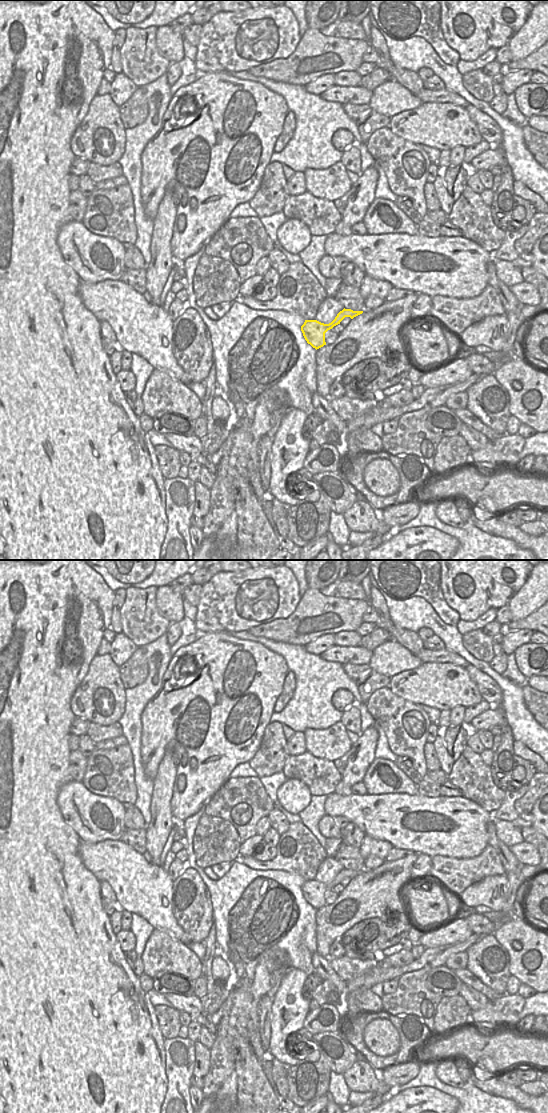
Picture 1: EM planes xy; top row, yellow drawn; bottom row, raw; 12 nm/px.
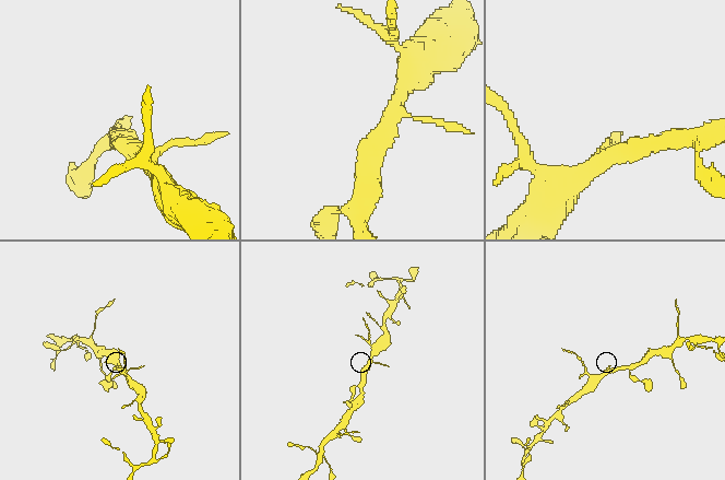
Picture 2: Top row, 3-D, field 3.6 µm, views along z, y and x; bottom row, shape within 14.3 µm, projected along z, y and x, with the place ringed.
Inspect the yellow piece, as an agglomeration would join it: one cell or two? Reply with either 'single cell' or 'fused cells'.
single cell

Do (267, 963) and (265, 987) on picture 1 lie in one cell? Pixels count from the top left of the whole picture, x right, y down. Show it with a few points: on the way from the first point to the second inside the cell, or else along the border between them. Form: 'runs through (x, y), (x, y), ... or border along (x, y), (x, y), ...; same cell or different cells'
runs through (267, 969), (266, 981); same cell

